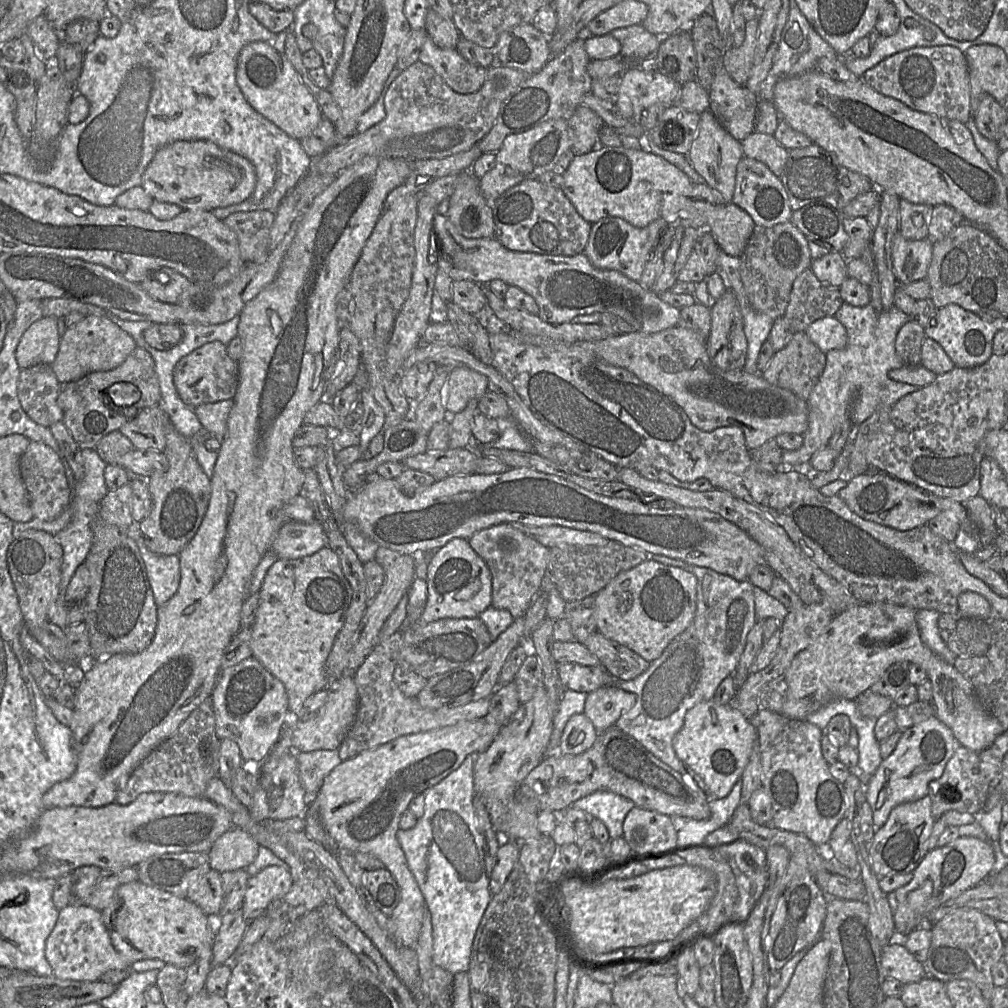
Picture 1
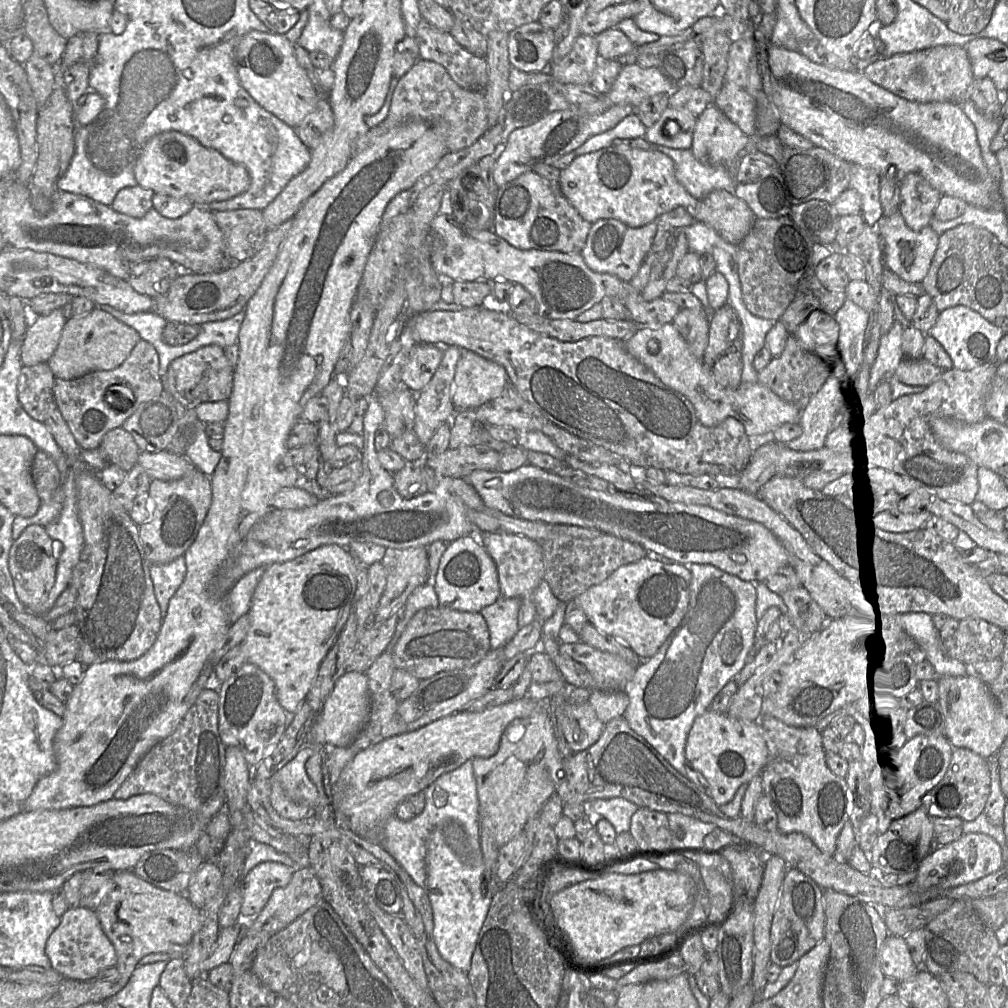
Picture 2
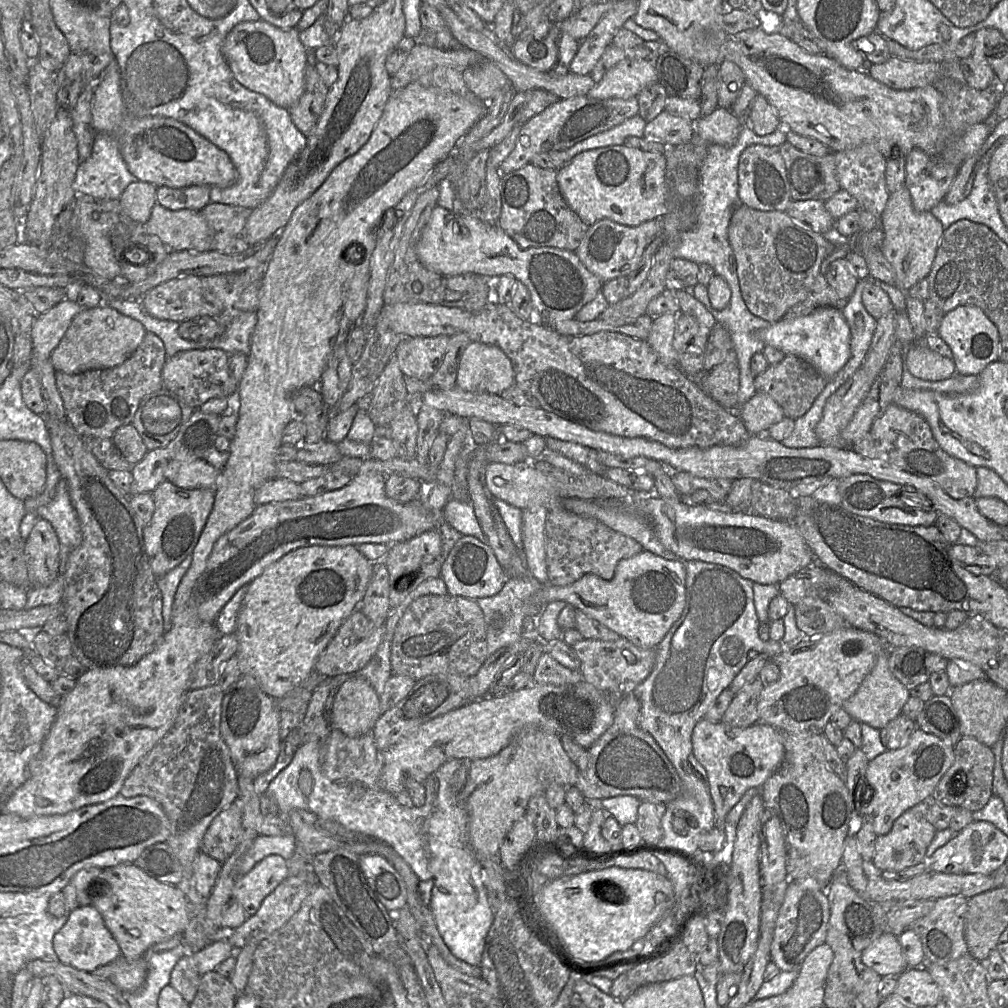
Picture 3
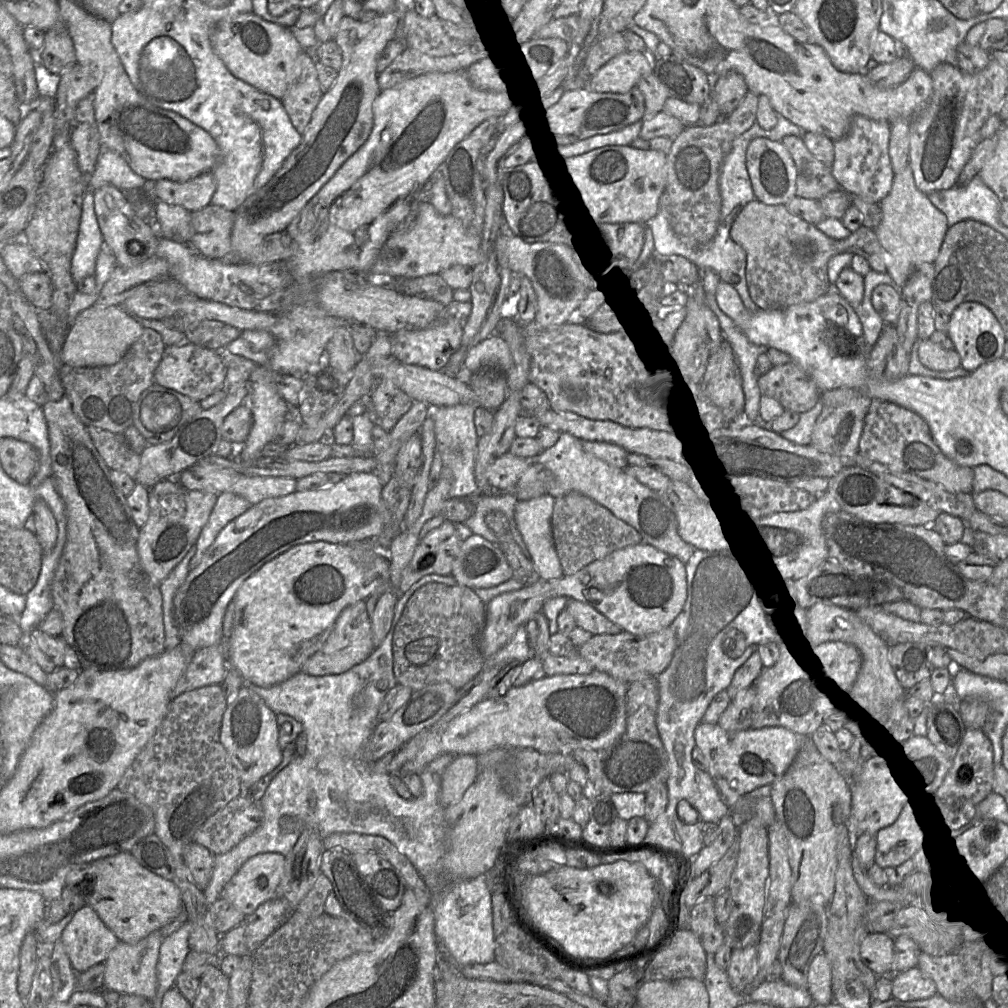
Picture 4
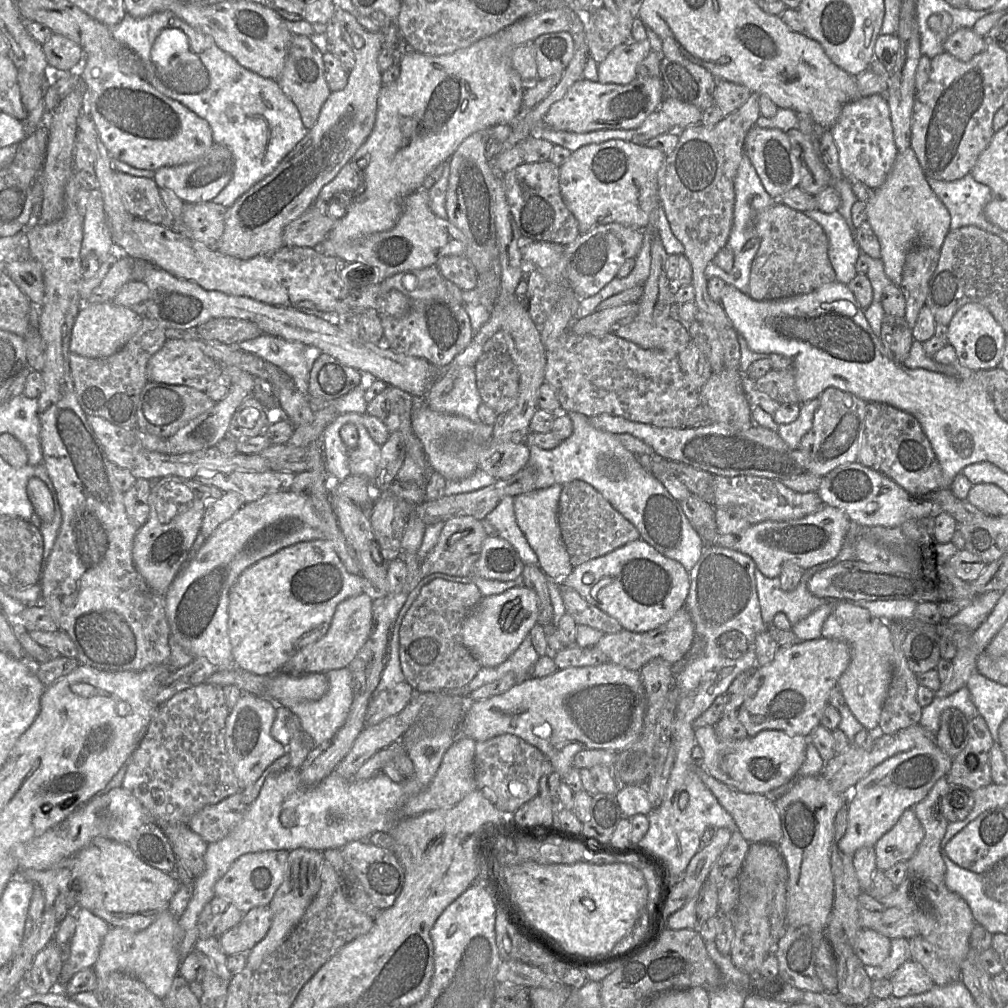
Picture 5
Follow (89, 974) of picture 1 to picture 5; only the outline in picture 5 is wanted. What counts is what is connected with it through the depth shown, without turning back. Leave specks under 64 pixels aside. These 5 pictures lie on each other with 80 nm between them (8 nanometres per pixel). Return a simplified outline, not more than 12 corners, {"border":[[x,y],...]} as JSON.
{"border":[[85,908],[73,914],[76,929],[70,957],[58,983],[66,986],[76,973],[94,968],[110,929]]}

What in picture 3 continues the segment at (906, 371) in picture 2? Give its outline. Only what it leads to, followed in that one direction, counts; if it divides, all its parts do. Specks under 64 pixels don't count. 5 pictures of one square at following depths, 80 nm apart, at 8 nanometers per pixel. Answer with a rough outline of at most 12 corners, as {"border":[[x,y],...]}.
{"border":[[924,338],[909,346],[905,366],[930,381],[956,373],[953,359]]}

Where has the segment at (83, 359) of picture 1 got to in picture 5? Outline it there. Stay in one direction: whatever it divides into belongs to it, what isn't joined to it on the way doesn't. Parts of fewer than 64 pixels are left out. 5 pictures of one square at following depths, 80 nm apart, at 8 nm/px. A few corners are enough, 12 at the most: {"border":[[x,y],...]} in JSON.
{"border":[[113,302],[84,303],[70,352],[116,353],[142,316]]}

